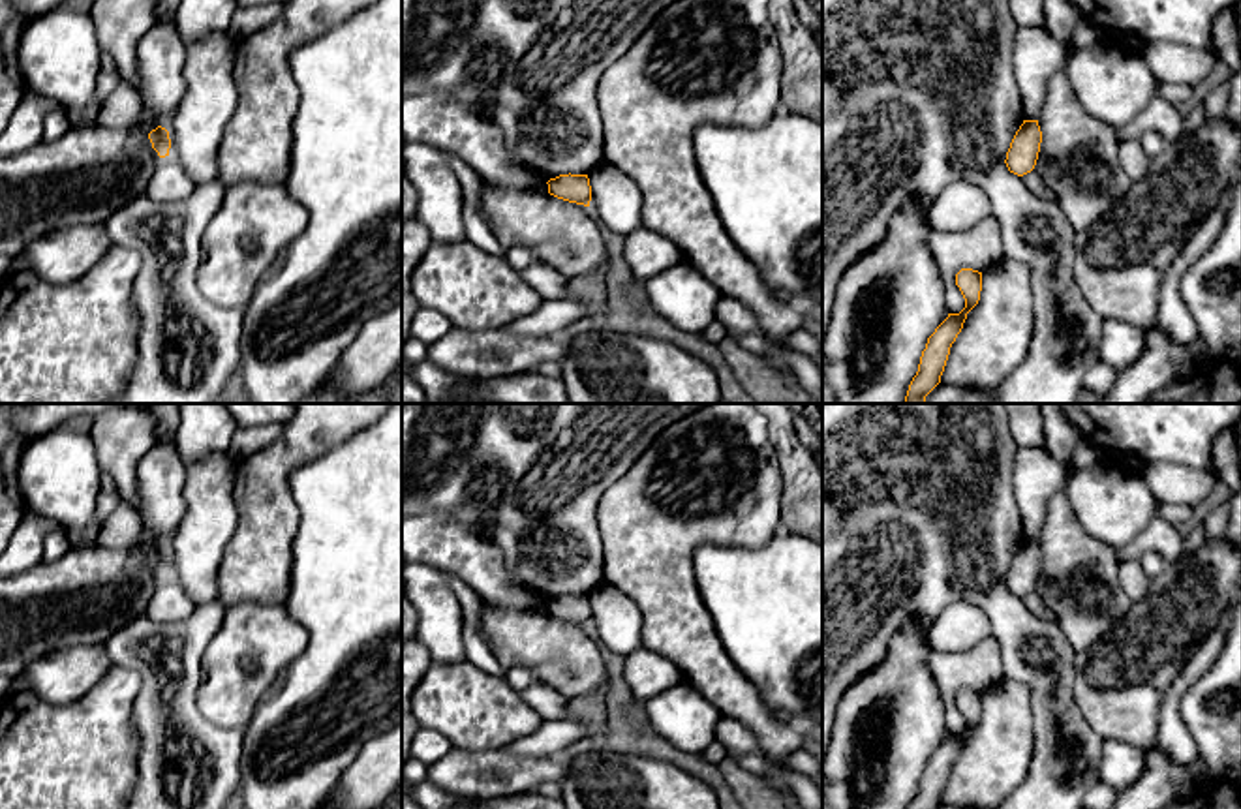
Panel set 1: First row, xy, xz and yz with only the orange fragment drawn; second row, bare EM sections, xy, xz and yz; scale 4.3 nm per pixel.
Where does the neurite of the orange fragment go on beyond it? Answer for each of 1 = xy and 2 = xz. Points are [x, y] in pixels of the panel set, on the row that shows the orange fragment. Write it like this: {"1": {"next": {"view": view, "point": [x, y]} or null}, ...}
{"1": {"next": null}, "2": {"next": null}}

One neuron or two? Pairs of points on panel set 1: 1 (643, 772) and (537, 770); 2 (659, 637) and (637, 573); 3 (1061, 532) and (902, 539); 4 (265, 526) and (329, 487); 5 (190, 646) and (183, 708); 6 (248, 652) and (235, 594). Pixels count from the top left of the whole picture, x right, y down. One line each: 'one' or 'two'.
1: two
2: one
3: two
4: two
5: one
6: two

